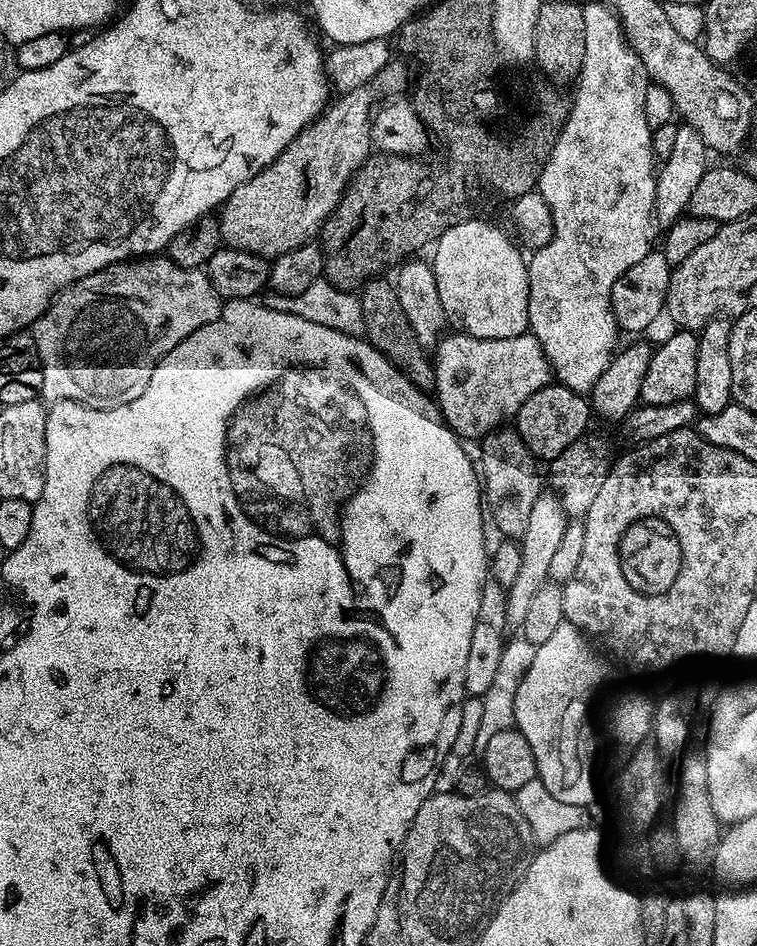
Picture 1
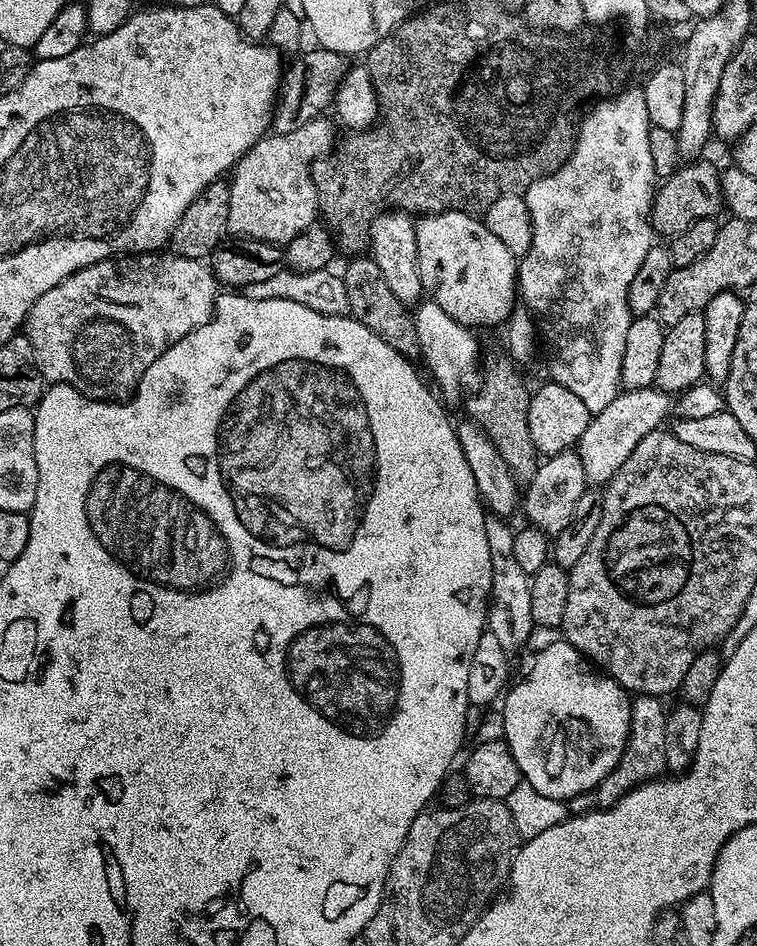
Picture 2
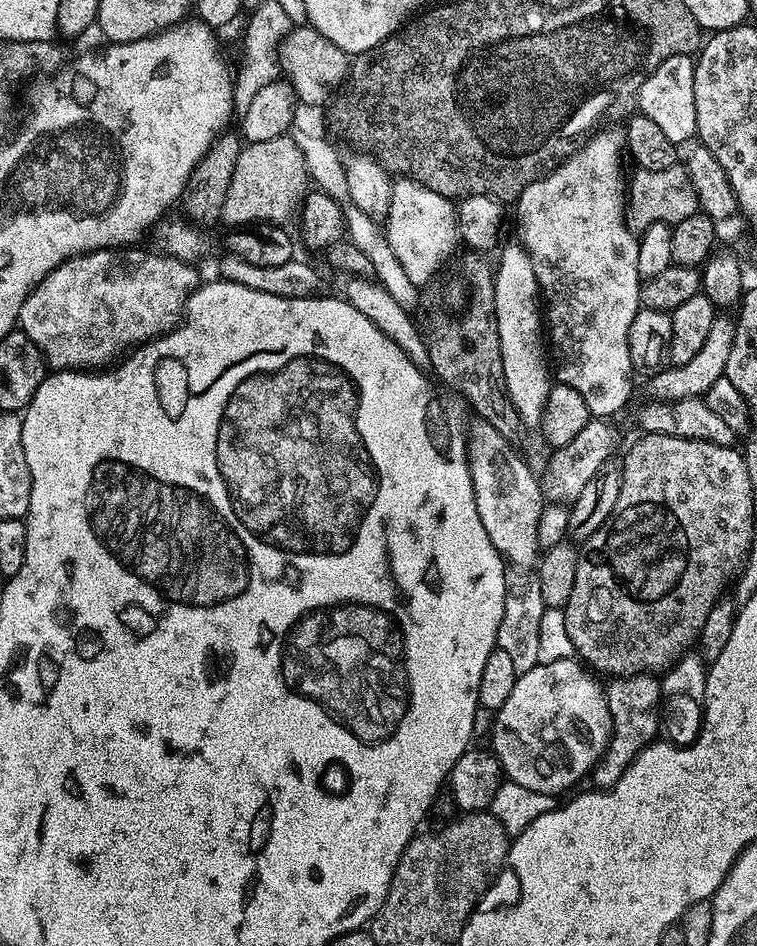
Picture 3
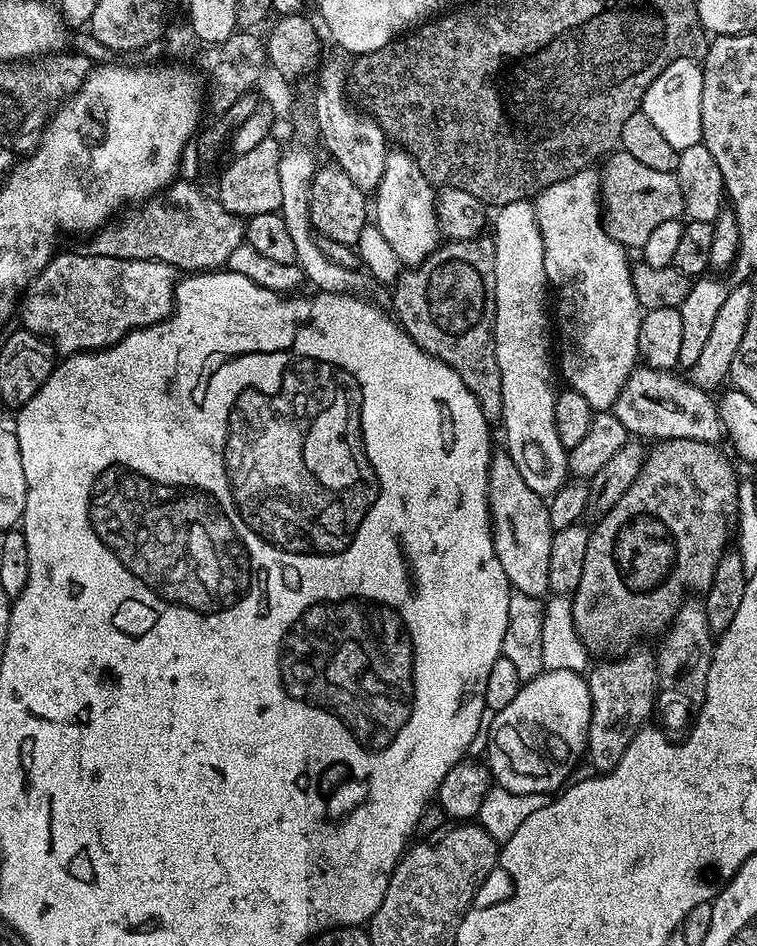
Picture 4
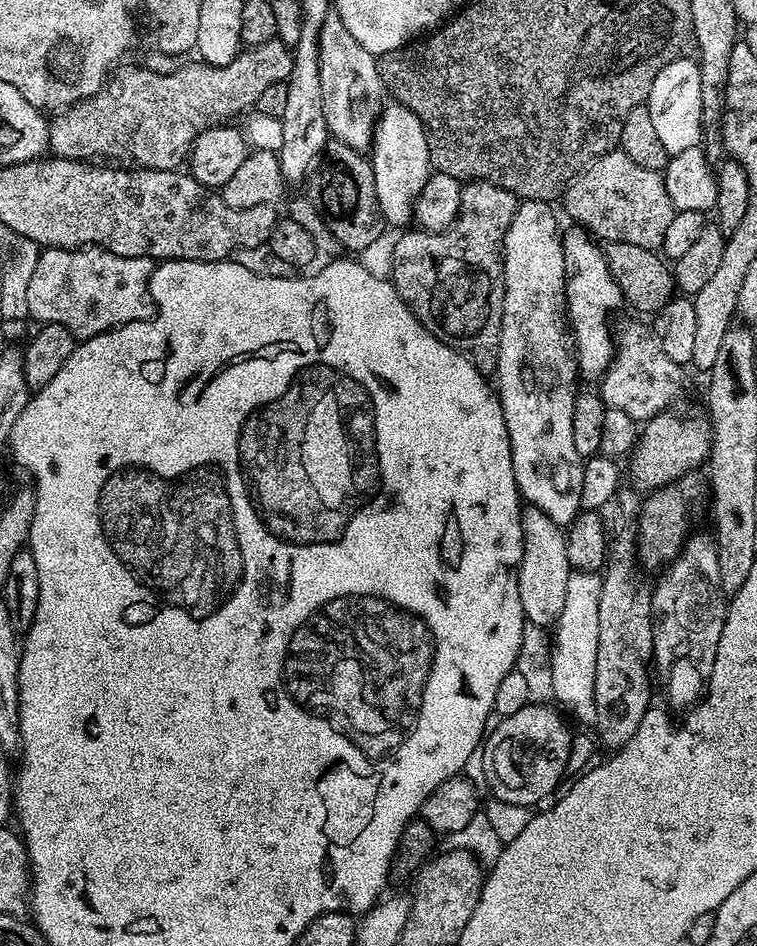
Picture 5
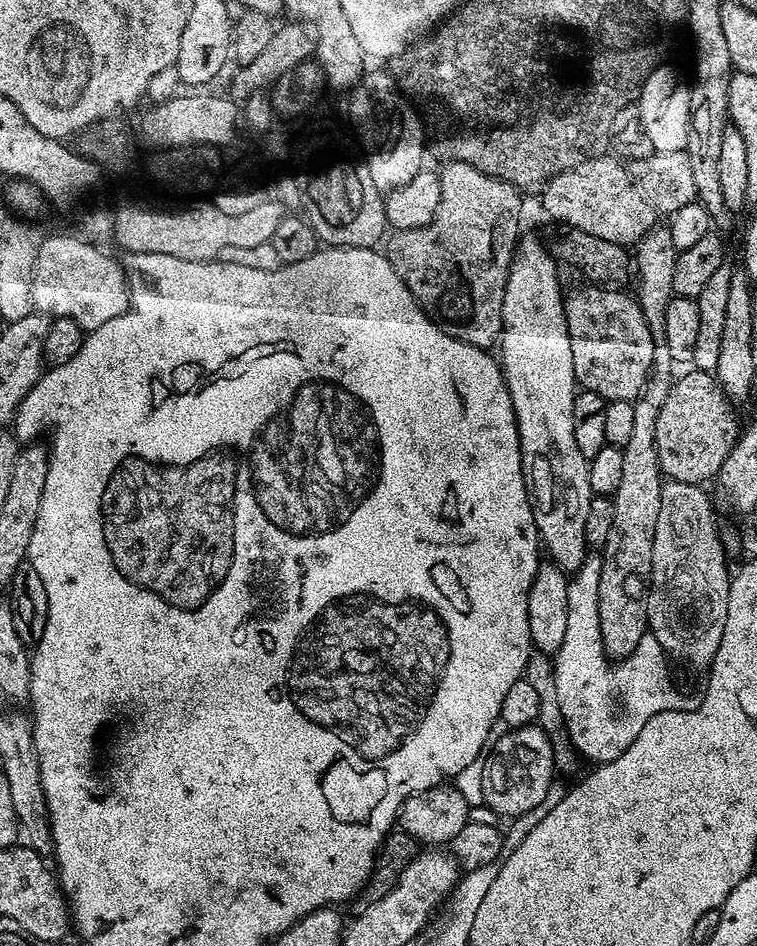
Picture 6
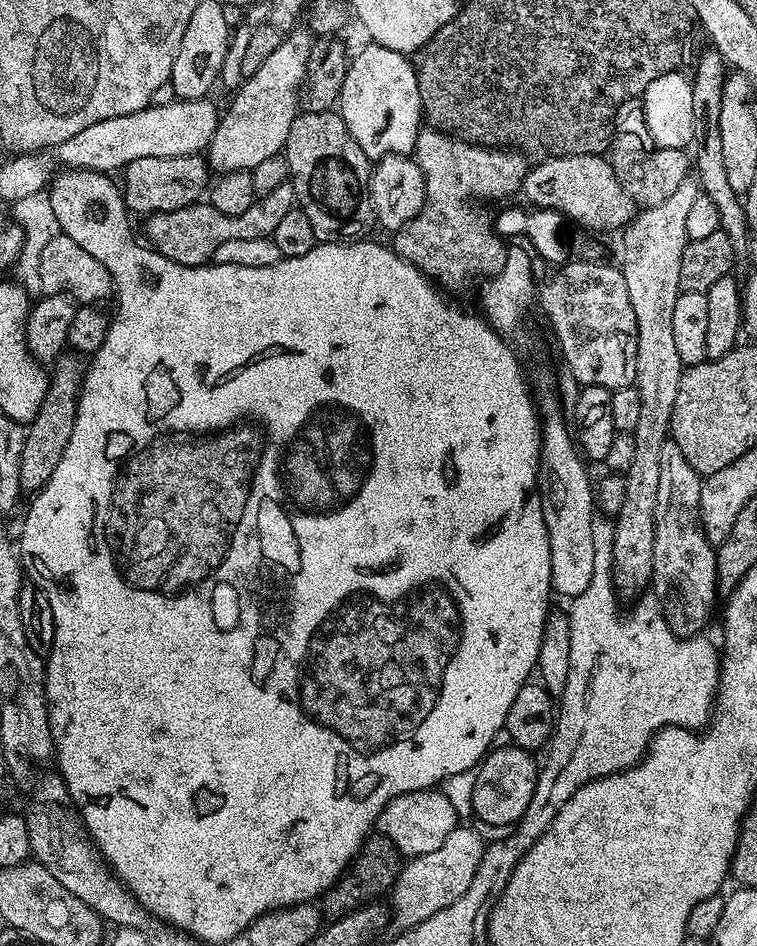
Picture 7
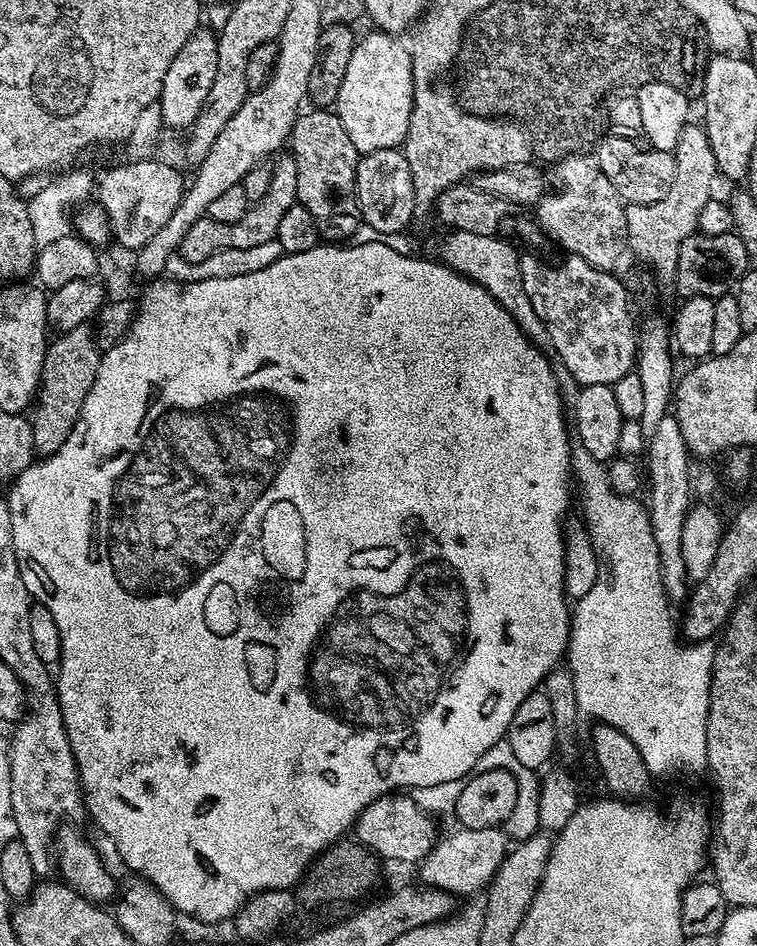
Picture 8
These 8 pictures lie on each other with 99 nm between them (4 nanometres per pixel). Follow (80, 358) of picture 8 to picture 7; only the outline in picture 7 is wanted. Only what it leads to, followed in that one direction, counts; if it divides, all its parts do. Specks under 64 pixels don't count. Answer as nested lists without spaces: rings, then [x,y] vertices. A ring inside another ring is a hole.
[[[64,354],[56,358],[50,370],[47,392],[39,412],[27,425],[19,462],[19,484],[23,493],[35,494],[44,488],[57,469],[66,442],[70,440],[70,434],[73,433],[76,401],[82,383],[82,364],[80,368],[77,360],[79,359],[72,354]]]

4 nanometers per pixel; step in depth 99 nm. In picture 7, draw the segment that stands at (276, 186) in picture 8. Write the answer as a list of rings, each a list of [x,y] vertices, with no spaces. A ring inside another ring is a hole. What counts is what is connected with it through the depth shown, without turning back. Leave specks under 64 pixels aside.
[[[284,182],[277,188],[270,189],[265,196],[263,193],[250,206],[250,210],[245,210],[237,216],[222,214],[207,202],[193,202],[173,212],[151,213],[147,217],[148,225],[145,226],[144,232],[148,235],[147,243],[166,258],[186,266],[206,264],[212,260],[214,250],[218,250],[222,242],[230,242],[233,238],[273,237],[281,219],[290,214],[296,203],[295,190],[291,183]]]

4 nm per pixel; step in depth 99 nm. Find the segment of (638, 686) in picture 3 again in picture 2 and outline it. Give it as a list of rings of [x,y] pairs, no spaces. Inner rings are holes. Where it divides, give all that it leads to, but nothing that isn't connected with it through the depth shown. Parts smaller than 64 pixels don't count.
[[[637,695],[632,700],[630,710],[630,730],[628,731],[628,741],[622,750],[622,758],[618,758],[618,766],[602,778],[599,791],[609,792],[612,798],[619,798],[625,792],[630,792],[637,788],[639,784],[646,784],[649,780],[663,777],[667,769],[666,760],[666,726],[668,717],[665,701],[659,696]]]

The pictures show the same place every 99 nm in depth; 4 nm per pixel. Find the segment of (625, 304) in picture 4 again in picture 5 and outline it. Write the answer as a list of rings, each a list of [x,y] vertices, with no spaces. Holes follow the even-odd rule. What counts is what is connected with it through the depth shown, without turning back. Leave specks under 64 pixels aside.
[[[572,226],[562,236],[566,265],[566,320],[574,337],[574,363],[579,375],[599,381],[610,366],[614,351],[614,332],[608,329],[608,315],[625,303],[624,295],[608,268],[605,249],[583,227]]]

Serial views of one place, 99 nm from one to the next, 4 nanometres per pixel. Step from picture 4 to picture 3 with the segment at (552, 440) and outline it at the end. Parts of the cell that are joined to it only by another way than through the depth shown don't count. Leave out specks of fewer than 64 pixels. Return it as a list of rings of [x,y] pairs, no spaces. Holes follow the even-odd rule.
[[[516,242],[506,244],[499,249],[500,265],[495,265],[494,268],[494,312],[502,354],[502,370],[508,396],[514,402],[521,421],[536,422],[540,419],[548,392],[553,385],[550,379],[550,360],[546,355],[546,332],[542,327],[542,304],[538,299],[540,287],[528,251]]]

